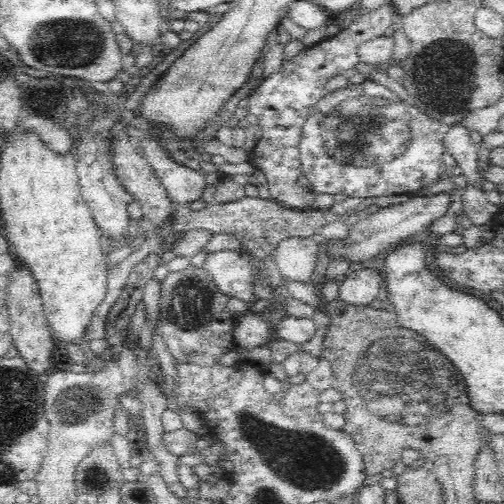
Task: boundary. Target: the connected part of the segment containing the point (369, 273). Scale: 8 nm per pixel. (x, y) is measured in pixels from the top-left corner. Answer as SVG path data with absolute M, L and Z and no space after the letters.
M360 266L339 286L339 298L350 306L368 306L378 299L382 278L373 268Z

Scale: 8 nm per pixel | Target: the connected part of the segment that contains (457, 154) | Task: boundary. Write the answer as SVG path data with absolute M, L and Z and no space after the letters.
M462 123L452 125L446 134L444 145L447 153L452 155L462 168L467 184L483 192L482 182L485 178L478 165L478 145L471 138L471 130Z

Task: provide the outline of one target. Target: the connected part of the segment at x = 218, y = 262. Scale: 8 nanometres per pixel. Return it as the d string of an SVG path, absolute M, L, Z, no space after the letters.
M241 252L209 253L203 266L213 276L220 291L229 298L238 298L249 306L257 301L253 289L252 264L242 257Z

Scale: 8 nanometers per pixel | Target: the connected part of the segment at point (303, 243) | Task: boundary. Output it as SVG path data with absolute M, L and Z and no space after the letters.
M288 238L278 243L273 256L281 276L286 280L310 281L320 245L311 239Z

